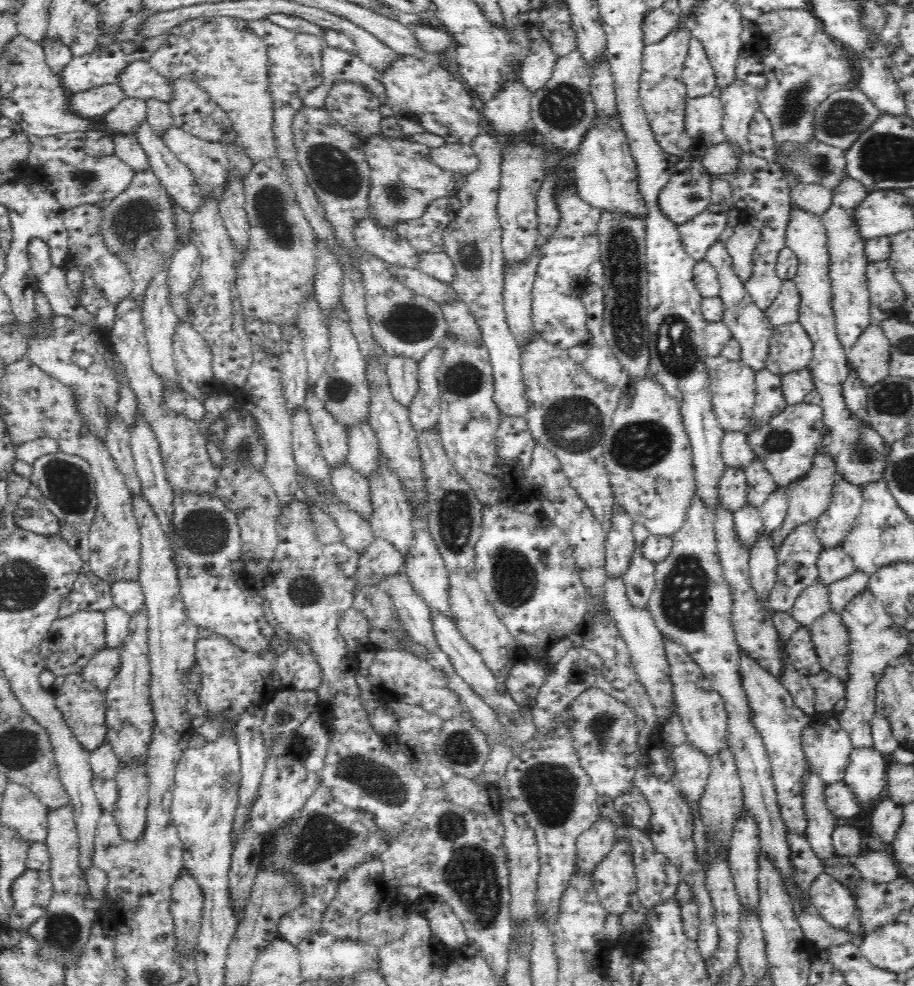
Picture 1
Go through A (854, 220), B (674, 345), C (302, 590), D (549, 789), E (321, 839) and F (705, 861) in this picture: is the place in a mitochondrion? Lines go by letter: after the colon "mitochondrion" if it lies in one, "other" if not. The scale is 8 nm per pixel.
A: other
B: mitochondrion
C: mitochondrion
D: mitochondrion
E: mitochondrion
F: other

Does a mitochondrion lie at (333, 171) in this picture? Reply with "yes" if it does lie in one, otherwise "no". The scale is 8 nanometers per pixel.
yes

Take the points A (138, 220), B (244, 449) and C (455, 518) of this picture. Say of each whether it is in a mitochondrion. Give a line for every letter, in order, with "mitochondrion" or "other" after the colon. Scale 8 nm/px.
A: mitochondrion
B: mitochondrion
C: mitochondrion

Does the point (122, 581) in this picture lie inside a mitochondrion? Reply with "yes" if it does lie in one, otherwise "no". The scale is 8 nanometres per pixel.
no

